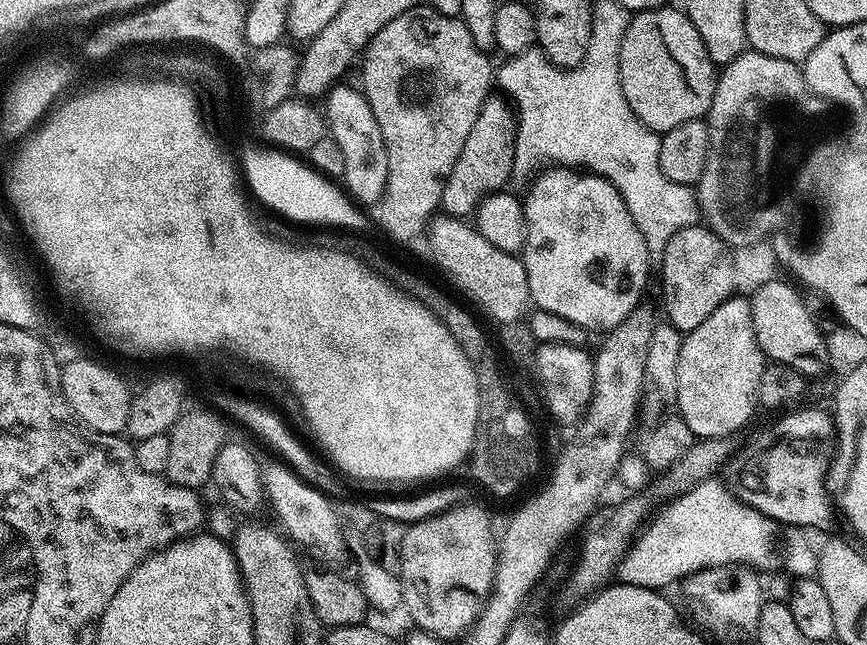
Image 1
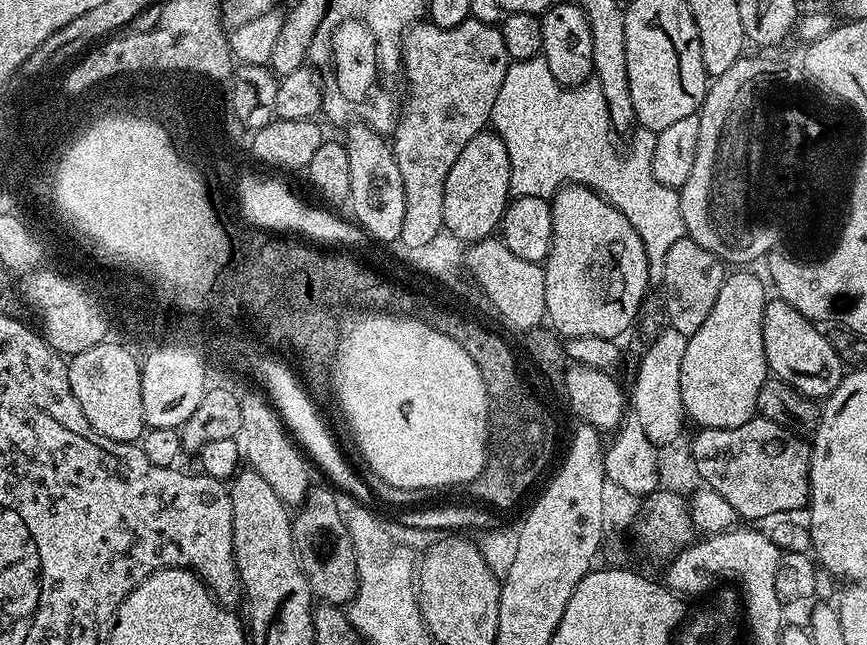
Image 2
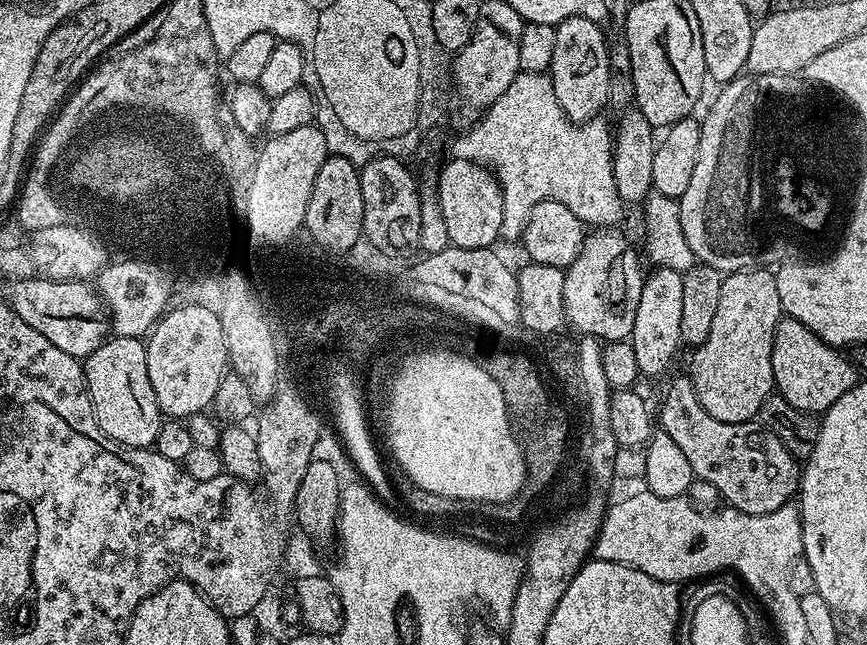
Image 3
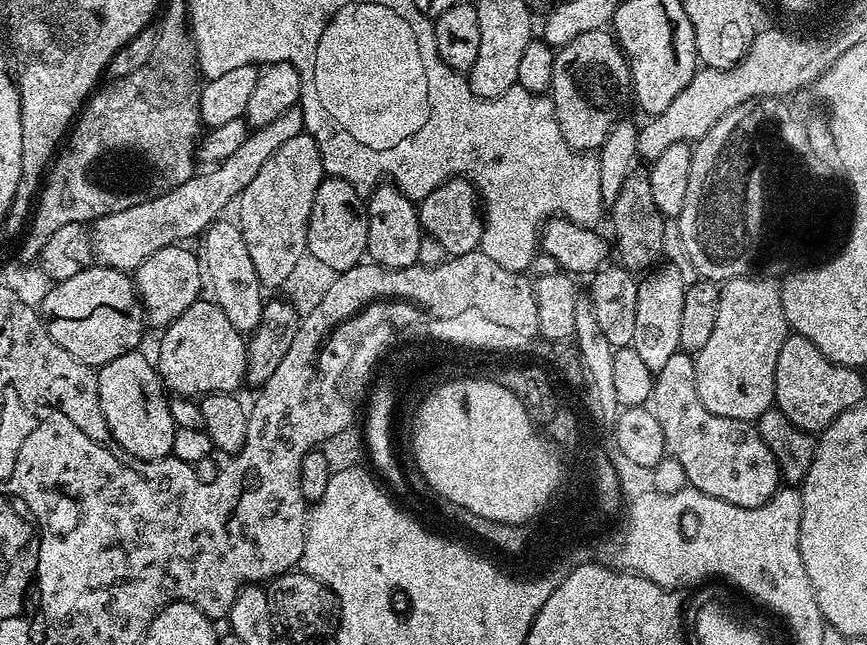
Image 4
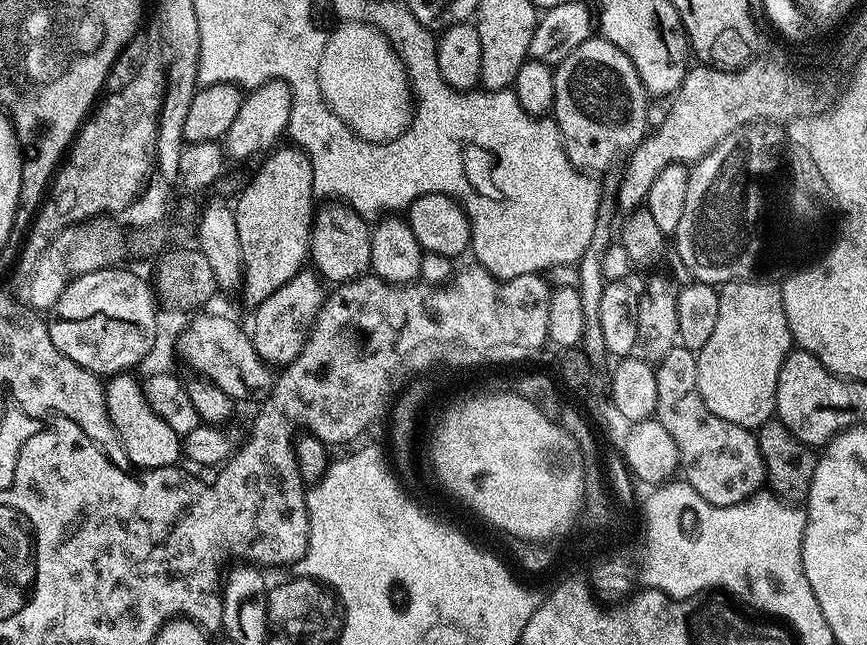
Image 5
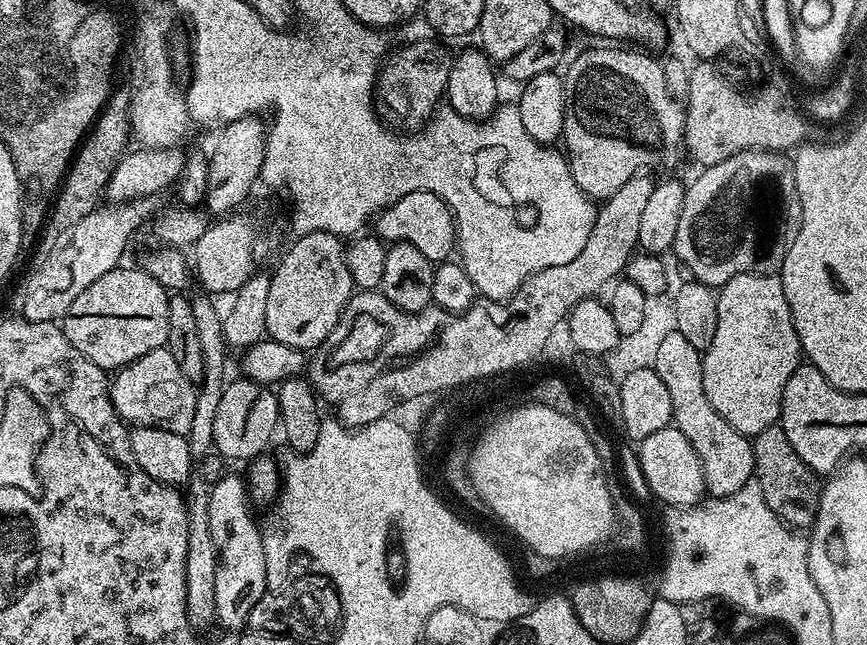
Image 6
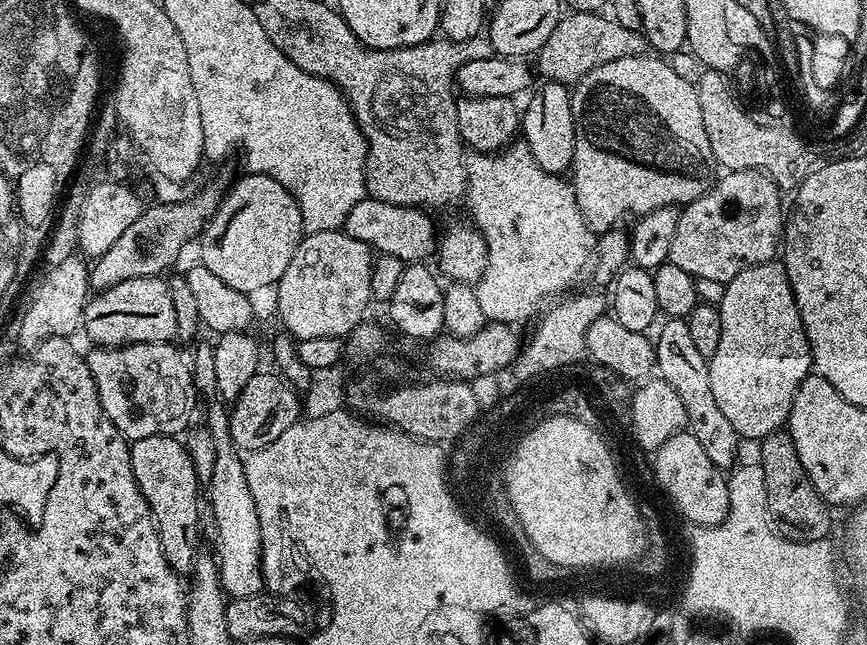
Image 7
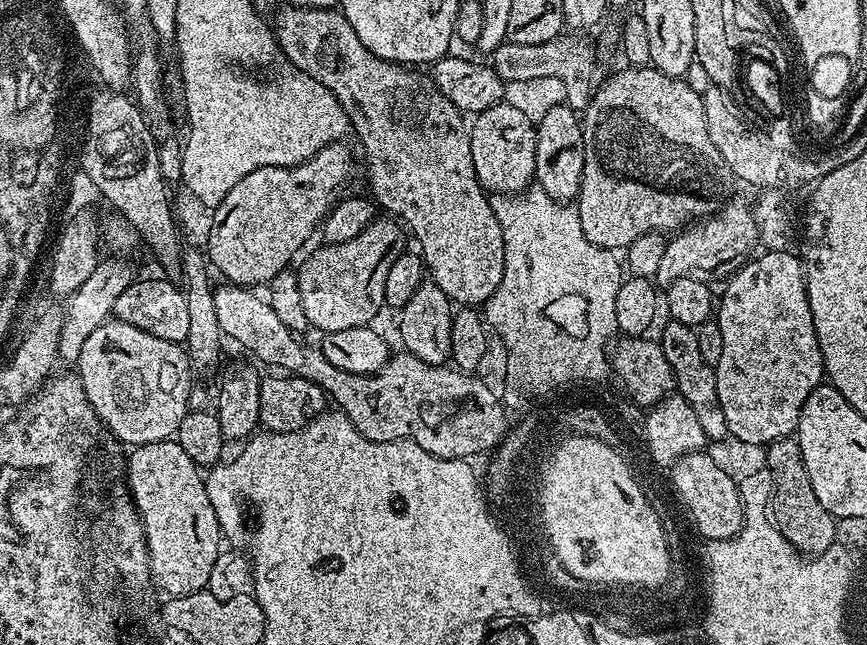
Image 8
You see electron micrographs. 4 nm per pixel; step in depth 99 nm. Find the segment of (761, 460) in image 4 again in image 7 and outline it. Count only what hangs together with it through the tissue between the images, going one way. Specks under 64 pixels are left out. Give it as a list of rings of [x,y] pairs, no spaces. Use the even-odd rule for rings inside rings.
[[[665,319],[665,324],[659,325],[660,333],[654,336],[656,350],[655,371],[659,379],[664,380],[682,398],[682,406],[686,406],[688,419],[687,431],[698,438],[703,452],[709,456],[710,462],[721,470],[728,470],[737,463],[736,451],[742,445],[741,437],[736,435],[734,426],[722,415],[718,401],[710,390],[710,370],[708,369],[709,357],[698,354],[694,341],[690,335],[690,326],[687,319]]]

